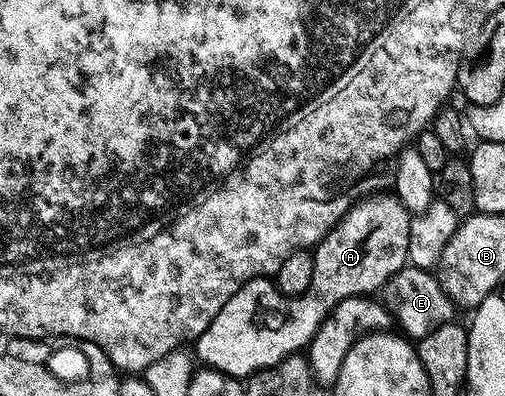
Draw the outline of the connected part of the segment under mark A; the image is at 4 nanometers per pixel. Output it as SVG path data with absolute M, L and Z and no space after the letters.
M391 193L368 195L356 202L345 213L345 217L326 239L315 244L313 254L313 281L304 295L284 297L277 293L277 288L270 278L250 279L225 305L221 305L221 313L213 317L213 321L201 333L201 337L193 344L193 355L204 368L232 375L237 380L246 380L248 376L257 374L266 367L277 366L290 355L302 352L310 344L317 329L329 317L329 313L341 301L350 295L374 296L383 289L387 282L403 267L408 266L407 250L409 249L409 233L411 232L411 212L401 205Z

